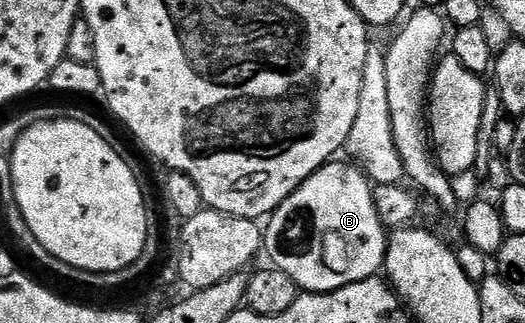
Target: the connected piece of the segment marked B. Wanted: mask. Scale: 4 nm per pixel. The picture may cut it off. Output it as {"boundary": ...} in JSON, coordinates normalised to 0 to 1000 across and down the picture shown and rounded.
{"boundary":[[[629,502],[617,508],[600,539],[592,539],[564,588],[537,625],[528,647],[510,672],[509,690],[501,706],[501,780],[512,789],[510,814],[522,830],[539,836],[539,848],[554,848],[554,861],[562,861],[568,895],[581,904],[636,904],[653,885],[669,885],[676,873],[691,873],[693,867],[709,867],[728,839],[733,811],[733,774],[737,765],[737,709],[728,693],[718,641],[714,638],[714,613],[710,610],[712,573],[701,545],[688,529],[686,520],[670,505],[642,508],[644,502]]]}

